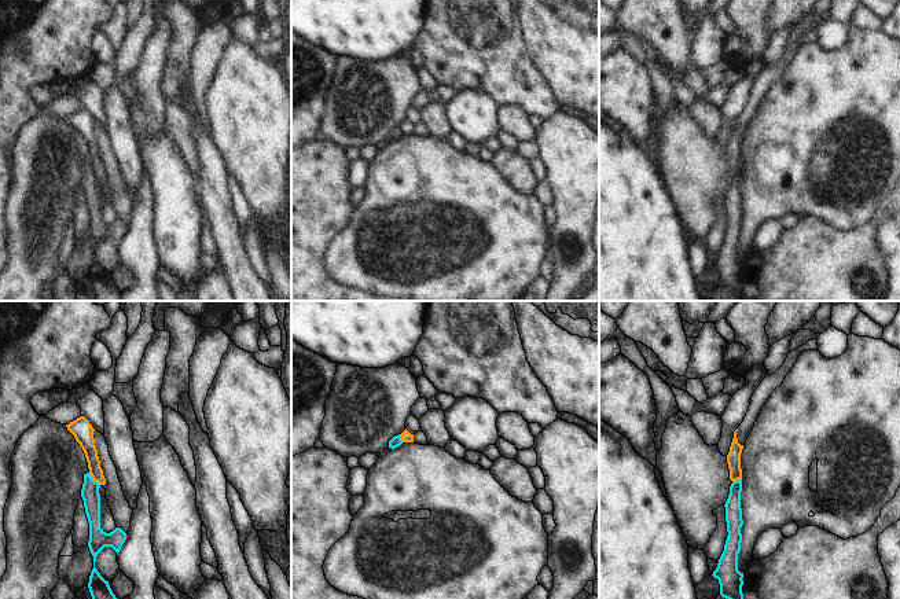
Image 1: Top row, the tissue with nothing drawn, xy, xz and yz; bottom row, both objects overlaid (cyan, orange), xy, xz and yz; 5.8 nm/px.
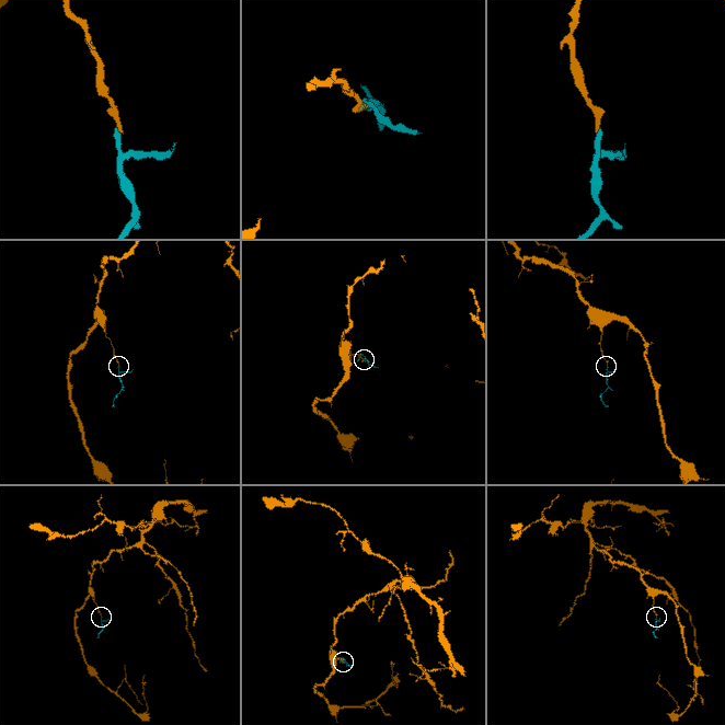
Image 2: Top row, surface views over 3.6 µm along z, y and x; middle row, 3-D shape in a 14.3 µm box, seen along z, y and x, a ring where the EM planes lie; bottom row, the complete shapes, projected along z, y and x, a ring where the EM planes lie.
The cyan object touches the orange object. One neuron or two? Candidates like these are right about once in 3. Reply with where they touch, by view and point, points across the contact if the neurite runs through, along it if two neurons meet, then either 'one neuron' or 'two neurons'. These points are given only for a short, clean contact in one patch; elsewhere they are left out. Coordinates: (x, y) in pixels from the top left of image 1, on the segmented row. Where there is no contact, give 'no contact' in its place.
xy (92, 480) | along xy (88, 473), (99, 485) | two neurons

